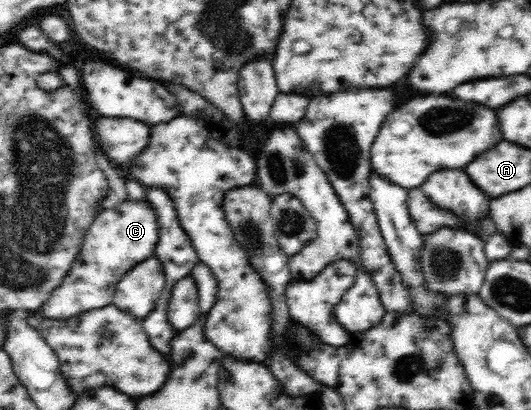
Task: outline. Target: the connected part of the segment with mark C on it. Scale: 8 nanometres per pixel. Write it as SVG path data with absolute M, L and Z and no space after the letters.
M128 200L100 212L80 243L78 259L60 286L39 309L46 319L70 319L85 311L113 305L118 282L138 264L153 255L158 243L158 224L146 202Z

